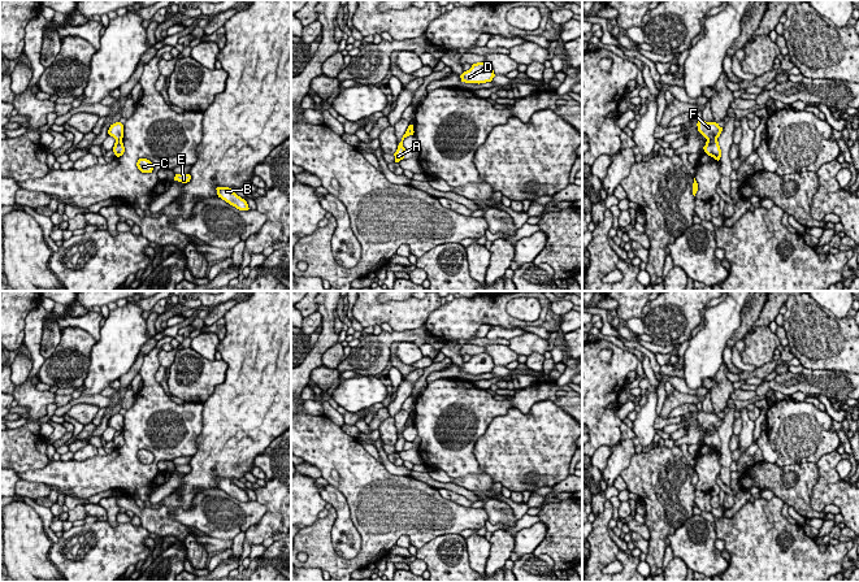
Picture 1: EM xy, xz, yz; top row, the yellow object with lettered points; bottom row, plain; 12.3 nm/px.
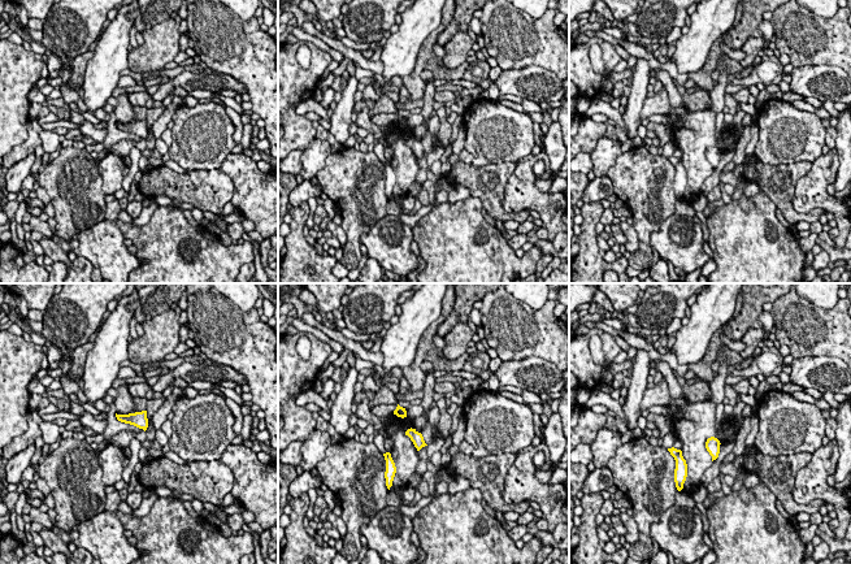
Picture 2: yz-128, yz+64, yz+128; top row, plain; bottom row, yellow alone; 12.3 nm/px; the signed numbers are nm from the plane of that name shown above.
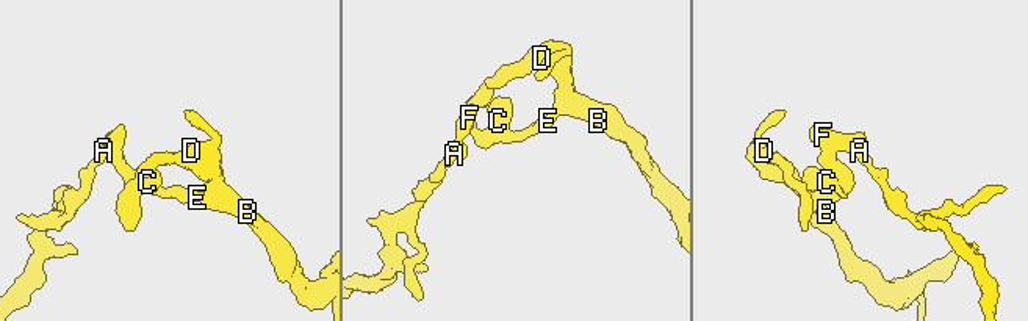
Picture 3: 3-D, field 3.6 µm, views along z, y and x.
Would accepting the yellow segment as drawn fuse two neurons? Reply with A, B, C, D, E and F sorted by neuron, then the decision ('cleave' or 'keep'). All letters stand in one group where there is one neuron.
A F / B C D E; cleave

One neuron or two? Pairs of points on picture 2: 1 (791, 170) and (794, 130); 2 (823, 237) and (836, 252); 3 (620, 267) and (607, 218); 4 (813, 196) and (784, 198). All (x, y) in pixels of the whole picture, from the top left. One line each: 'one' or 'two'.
1: two
2: one
3: two
4: two

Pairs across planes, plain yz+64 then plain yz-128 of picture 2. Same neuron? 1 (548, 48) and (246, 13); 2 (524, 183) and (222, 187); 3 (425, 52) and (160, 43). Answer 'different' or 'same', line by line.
1: different
2: different
3: different

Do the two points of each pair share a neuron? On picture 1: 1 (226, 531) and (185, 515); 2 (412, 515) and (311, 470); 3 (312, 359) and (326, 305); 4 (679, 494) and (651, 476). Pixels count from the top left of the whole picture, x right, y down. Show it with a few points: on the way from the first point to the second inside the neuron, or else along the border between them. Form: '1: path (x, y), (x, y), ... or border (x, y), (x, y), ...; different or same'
1: path (216, 521), (211, 516), (195, 516); same
2: border (304, 460), (313, 464), (322, 474); different
3: path (321, 346), (328, 338), (328, 318); same
4: path (672, 491), (658, 477); same

